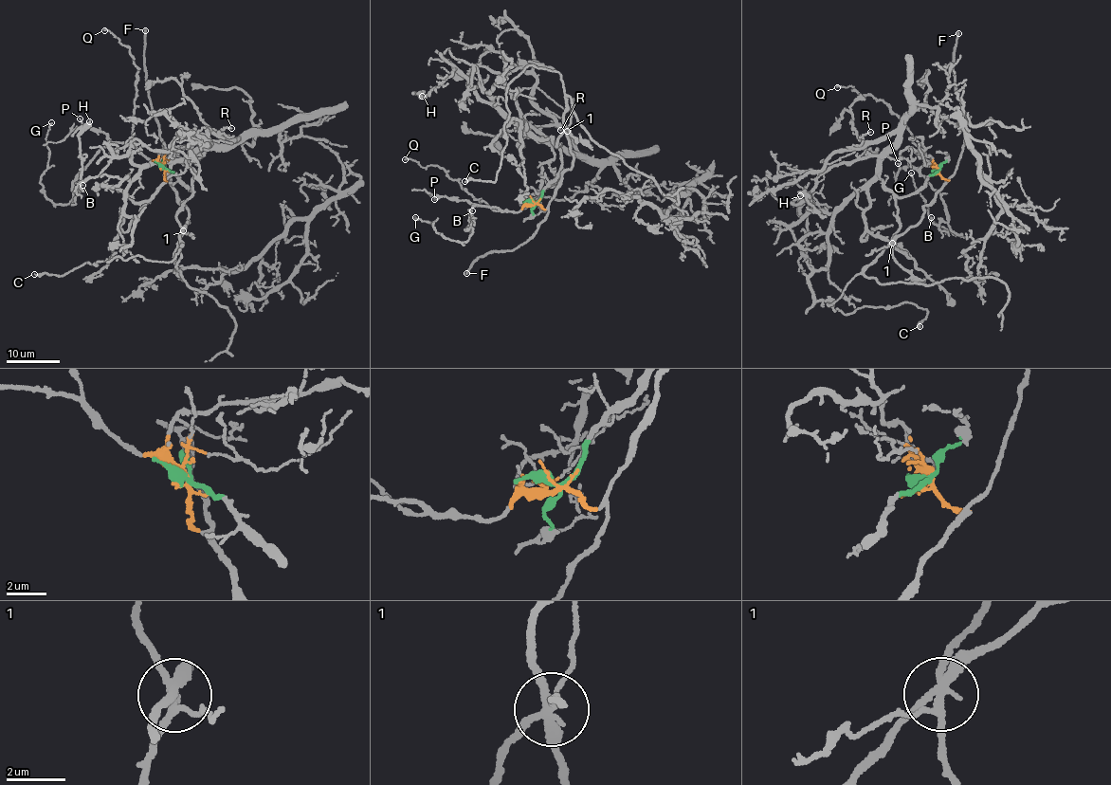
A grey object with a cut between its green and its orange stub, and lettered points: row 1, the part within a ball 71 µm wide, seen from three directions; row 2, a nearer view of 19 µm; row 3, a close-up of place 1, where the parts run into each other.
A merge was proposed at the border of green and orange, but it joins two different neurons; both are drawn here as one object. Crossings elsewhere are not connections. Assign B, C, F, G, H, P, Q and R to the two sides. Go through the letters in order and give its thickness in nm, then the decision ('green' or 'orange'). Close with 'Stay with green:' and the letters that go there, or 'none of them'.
B: 130 nm thick; orange
C: 180 nm thick; orange
F: 240 nm thick; orange
G: 110 nm thick; orange
H: 400 nm thick; green
P: 100 nm thick; orange
Q: 110 nm thick; orange
R: 100 nm thick; green
Stay with green: H, R

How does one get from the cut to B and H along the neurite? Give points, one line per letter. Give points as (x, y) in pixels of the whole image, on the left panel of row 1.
B: (163, 169), (157, 162), (137, 152), (133, 144), (111, 141), (77, 175), (72, 191), (77, 191), (82, 185)
H: (163, 168), (192, 190), (186, 161), (135, 164), (128, 155), (84, 180), (78, 135), (90, 120)

